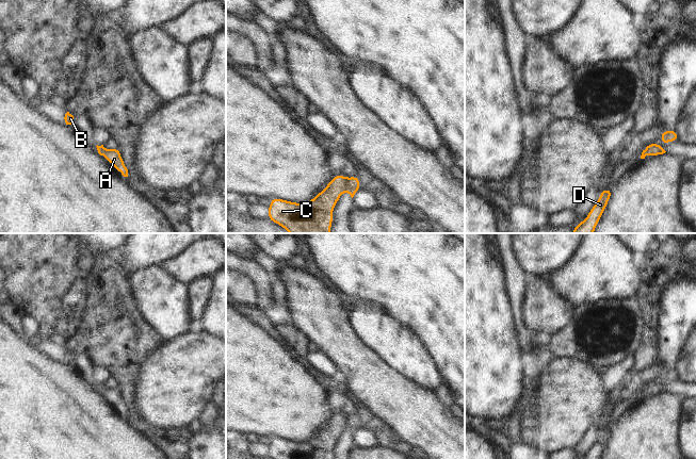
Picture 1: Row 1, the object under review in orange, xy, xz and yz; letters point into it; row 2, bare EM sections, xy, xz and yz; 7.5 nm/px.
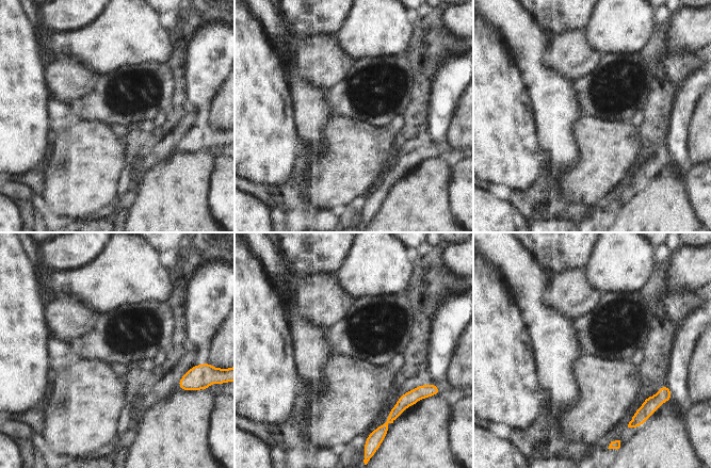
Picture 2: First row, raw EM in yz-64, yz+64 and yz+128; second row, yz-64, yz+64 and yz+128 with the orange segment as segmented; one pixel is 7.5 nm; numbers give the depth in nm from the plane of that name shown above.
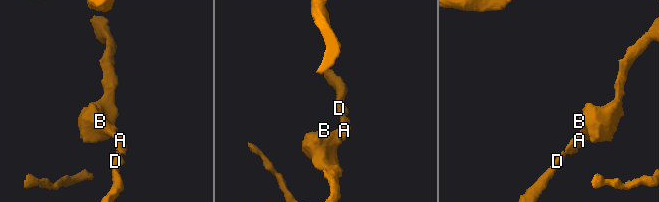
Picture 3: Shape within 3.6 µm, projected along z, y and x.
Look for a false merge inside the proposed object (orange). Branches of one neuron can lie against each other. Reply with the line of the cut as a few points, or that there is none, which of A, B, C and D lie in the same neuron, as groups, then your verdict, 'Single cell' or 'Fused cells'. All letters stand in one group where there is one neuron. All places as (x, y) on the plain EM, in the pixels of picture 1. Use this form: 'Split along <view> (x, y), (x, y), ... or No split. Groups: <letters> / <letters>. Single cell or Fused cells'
No split. Groups: A B C D. Single cell

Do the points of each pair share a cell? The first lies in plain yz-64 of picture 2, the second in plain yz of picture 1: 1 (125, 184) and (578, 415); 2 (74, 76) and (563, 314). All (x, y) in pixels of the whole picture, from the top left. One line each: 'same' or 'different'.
1: different
2: same

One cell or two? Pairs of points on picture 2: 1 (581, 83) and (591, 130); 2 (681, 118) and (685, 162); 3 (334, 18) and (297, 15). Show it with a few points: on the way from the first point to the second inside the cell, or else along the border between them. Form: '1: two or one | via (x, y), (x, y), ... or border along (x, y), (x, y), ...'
1: two | border along (582, 115), (598, 115), (612, 120)
2: one | via (679, 129), (679, 151)
3: one | via (325, 15), (306, 15)

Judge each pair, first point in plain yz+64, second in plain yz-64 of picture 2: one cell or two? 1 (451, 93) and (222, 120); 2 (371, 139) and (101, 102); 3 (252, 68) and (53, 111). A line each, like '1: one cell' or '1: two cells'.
1: two cells
2: two cells
3: two cells

